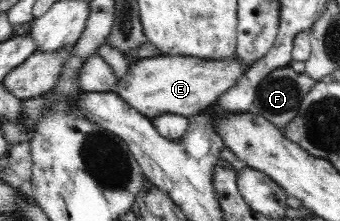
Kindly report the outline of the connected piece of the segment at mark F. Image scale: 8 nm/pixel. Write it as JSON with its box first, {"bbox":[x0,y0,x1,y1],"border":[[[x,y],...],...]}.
{"bbox":[249,65,321,129],"border":[[[290,65],[275,68],[257,85],[249,110],[284,129],[284,125],[297,115],[298,103],[319,83],[321,81],[309,76],[305,70],[297,73]]]}

